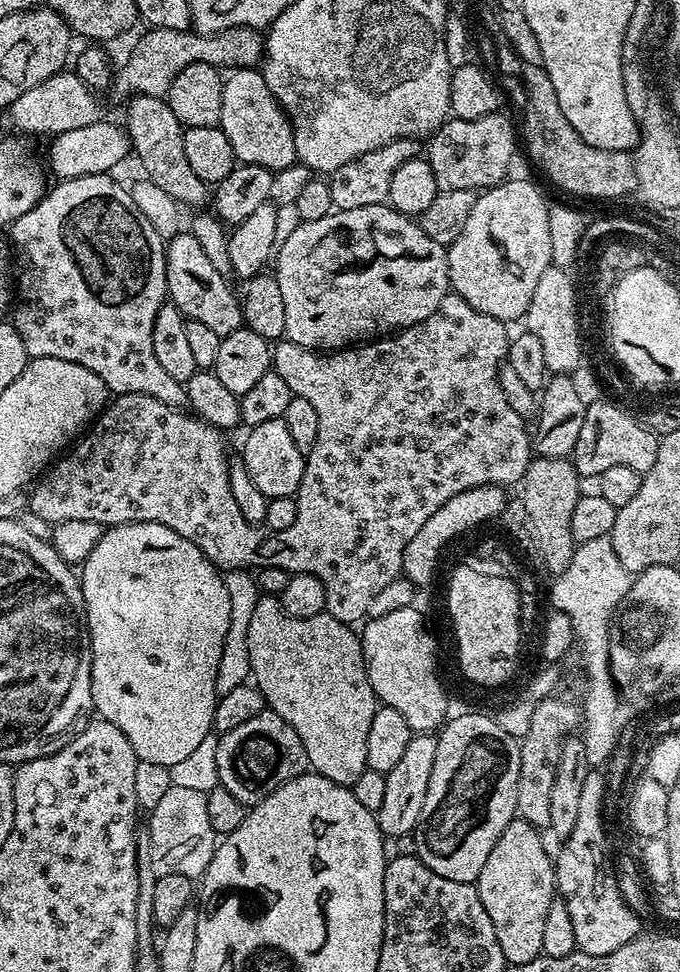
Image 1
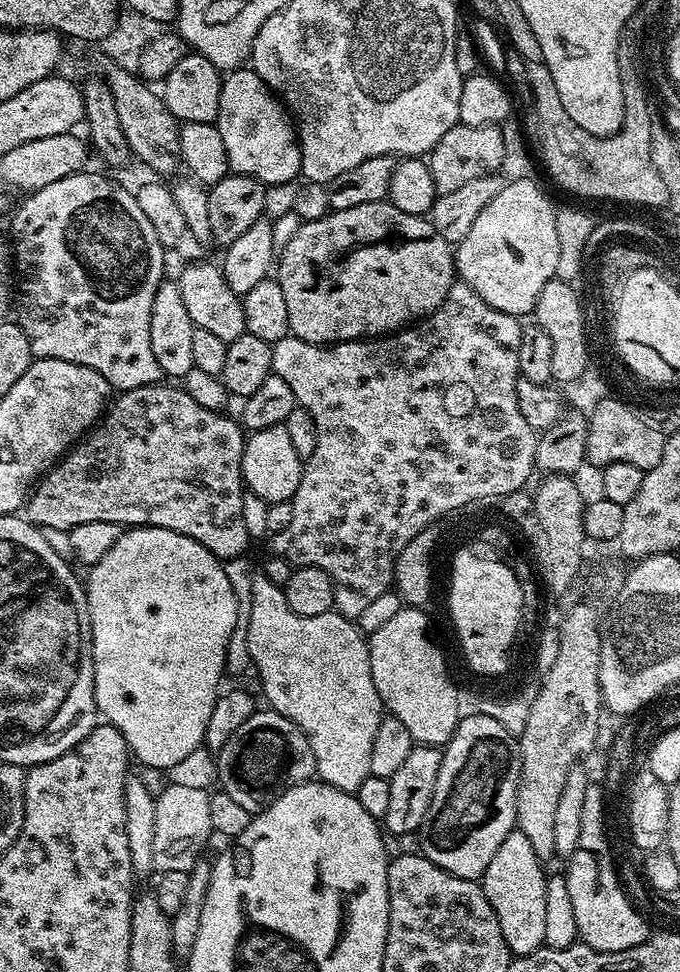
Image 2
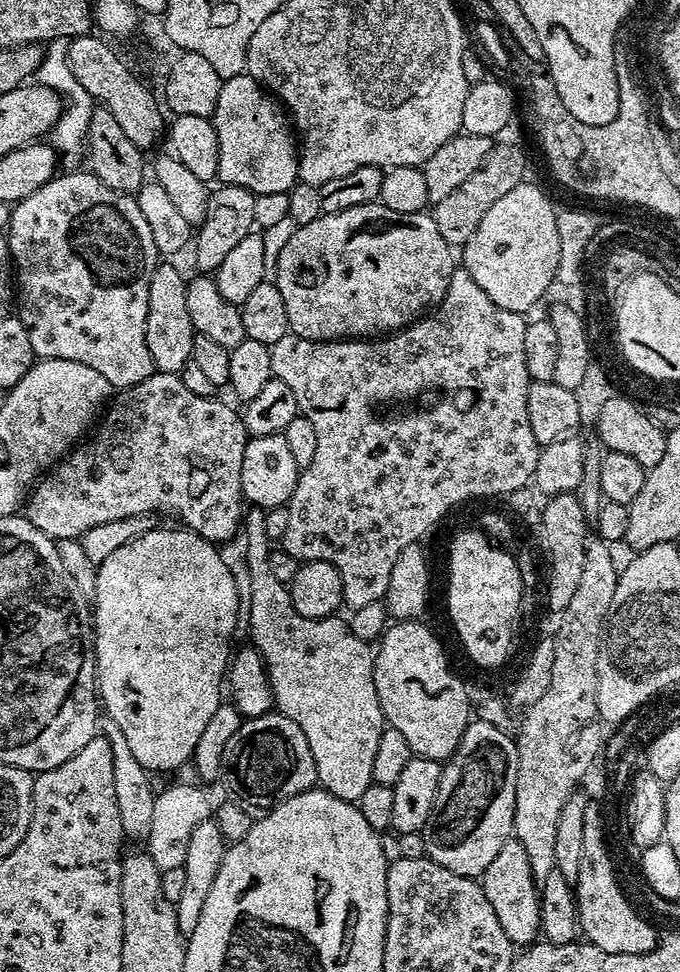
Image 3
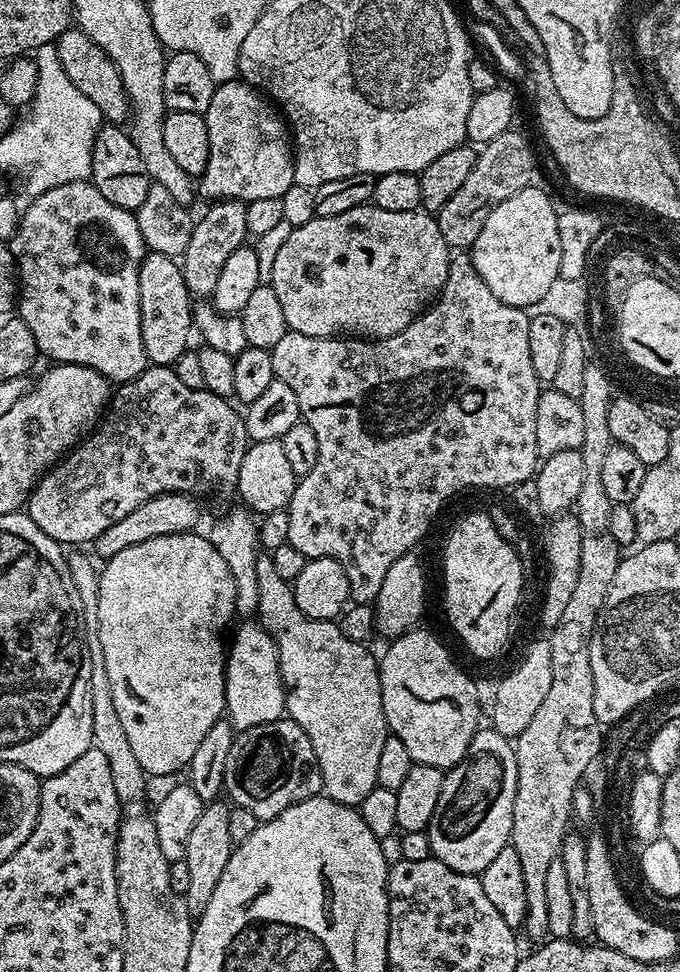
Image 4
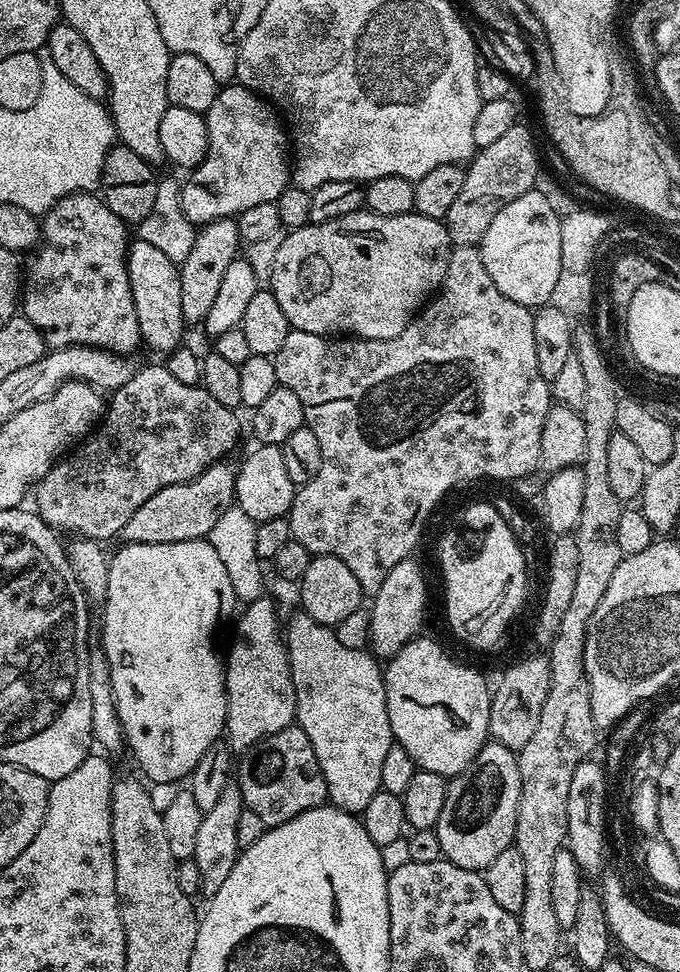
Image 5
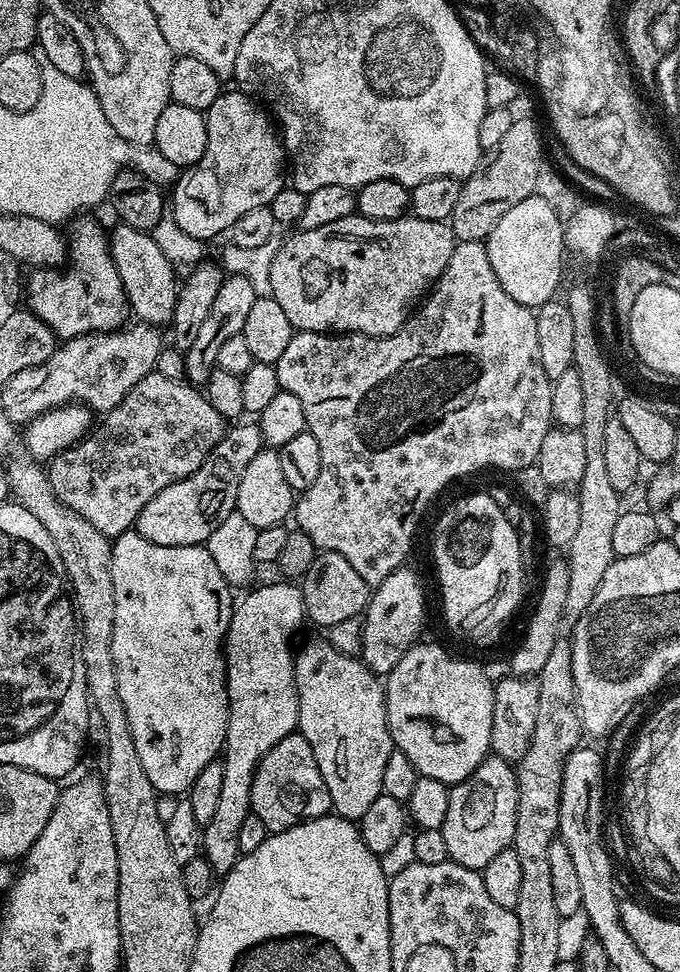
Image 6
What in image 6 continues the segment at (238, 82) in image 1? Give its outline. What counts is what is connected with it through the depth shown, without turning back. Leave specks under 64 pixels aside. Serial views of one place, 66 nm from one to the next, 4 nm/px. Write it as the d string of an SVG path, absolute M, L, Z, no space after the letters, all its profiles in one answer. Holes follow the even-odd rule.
M221 91L220 96L214 98L208 107L206 154L202 154L200 161L192 168L183 169L170 188L170 214L174 222L178 222L186 234L205 242L211 242L223 232L225 235L232 224L249 210L269 207L274 194L286 187L286 153L273 117L247 92L231 91Z

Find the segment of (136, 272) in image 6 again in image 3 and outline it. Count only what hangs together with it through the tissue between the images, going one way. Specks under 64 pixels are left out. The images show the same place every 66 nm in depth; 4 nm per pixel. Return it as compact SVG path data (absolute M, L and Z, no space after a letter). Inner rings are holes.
M157 263L154 274L150 278L150 302L146 314L146 346L150 350L150 358L156 363L156 371L179 374L191 361L194 329L190 322L190 310L186 310L186 290L188 289L186 276L183 276L172 264L175 263Z

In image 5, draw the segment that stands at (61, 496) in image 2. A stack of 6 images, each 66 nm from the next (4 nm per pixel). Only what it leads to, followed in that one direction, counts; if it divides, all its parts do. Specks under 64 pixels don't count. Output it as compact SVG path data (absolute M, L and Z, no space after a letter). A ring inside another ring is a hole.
M163 363L148 364L145 368L137 367L133 371L132 377L121 388L111 393L106 404L106 411L94 434L89 435L75 450L69 451L67 455L57 460L51 470L35 485L35 511L48 523L49 528L59 530L61 533L72 532L68 534L84 536L88 540L99 540L101 542L108 542L111 536L113 538L119 537L122 526L126 526L126 521L130 519L130 514L134 514L134 510L138 510L138 506L142 506L142 502L146 502L146 498L158 494L158 490L162 490L166 486L185 484L188 480L198 478L198 474L205 472L211 464L221 463L227 457L224 455L235 446L236 439L240 436L240 420L236 415L237 413L233 409L222 406L222 402L210 398L208 391L200 384L186 386L186 382L178 382L178 378L174 378L174 374L170 374L170 370Z

